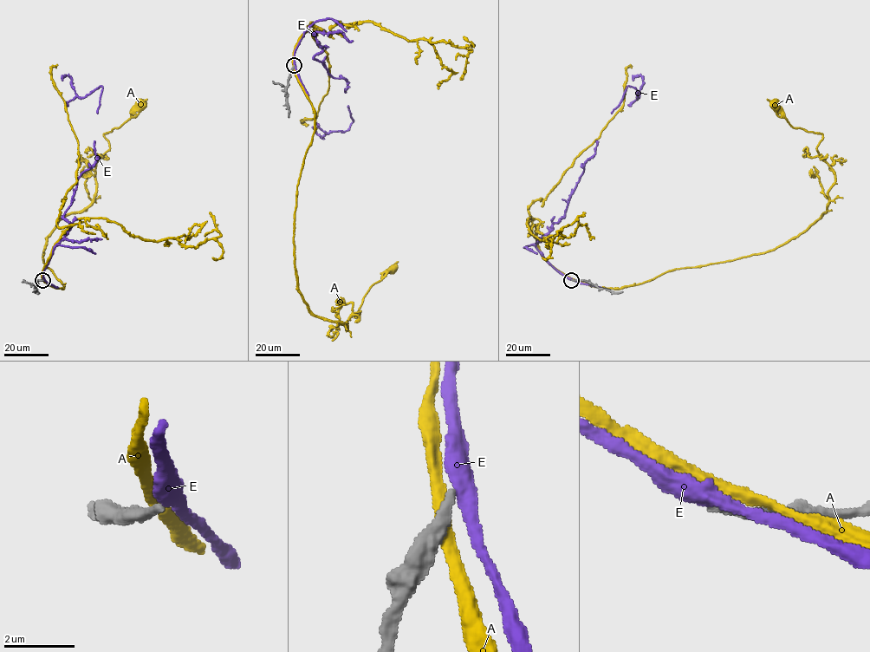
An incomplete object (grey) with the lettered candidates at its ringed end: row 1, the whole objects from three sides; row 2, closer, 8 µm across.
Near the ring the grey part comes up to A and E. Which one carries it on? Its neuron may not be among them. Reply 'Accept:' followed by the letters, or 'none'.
Accept: none

